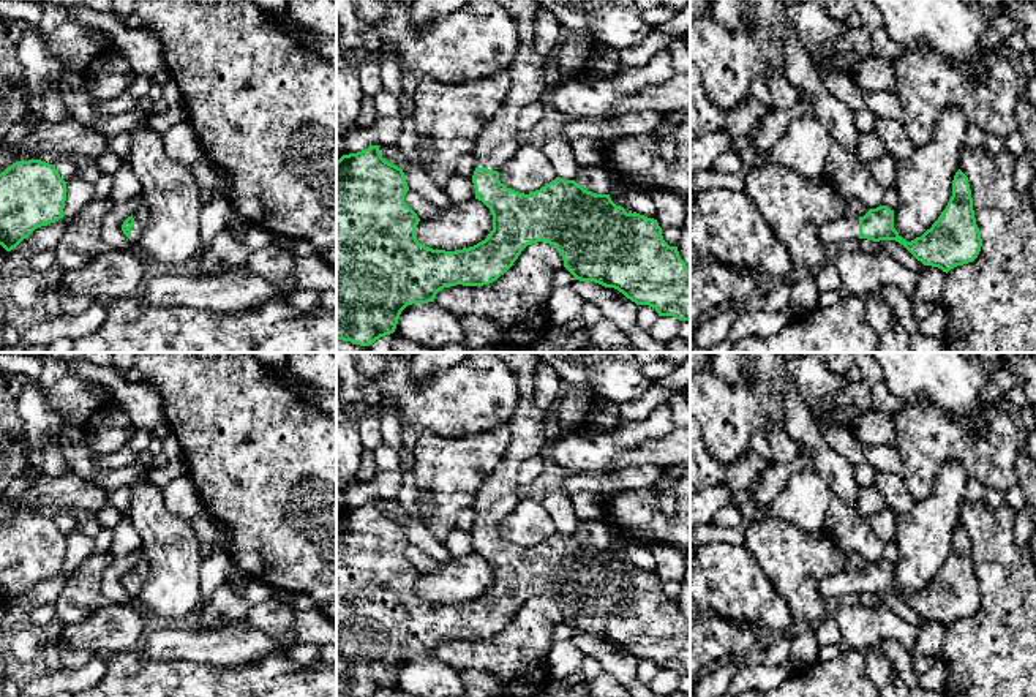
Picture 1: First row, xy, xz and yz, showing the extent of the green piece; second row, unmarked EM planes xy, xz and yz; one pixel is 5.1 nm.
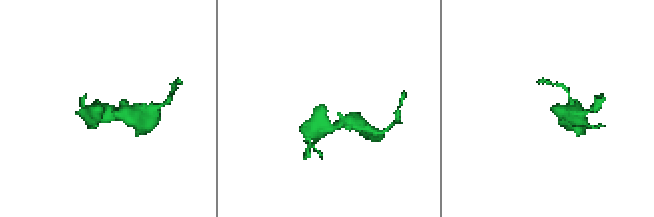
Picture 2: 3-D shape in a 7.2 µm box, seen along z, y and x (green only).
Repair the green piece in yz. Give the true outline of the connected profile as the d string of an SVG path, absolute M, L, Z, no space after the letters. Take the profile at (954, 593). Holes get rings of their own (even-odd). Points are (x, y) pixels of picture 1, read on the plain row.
M959 523L952 534L952 550L938 574L921 591L906 596L894 583L894 564L886 559L870 563L864 571L845 569L826 575L820 593L831 602L856 599L859 593L895 594L924 620L949 626L973 616L982 601L976 578L968 531Z

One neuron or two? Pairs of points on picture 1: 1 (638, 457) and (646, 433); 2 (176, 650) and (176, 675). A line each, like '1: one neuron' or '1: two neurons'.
1: two neurons
2: two neurons

